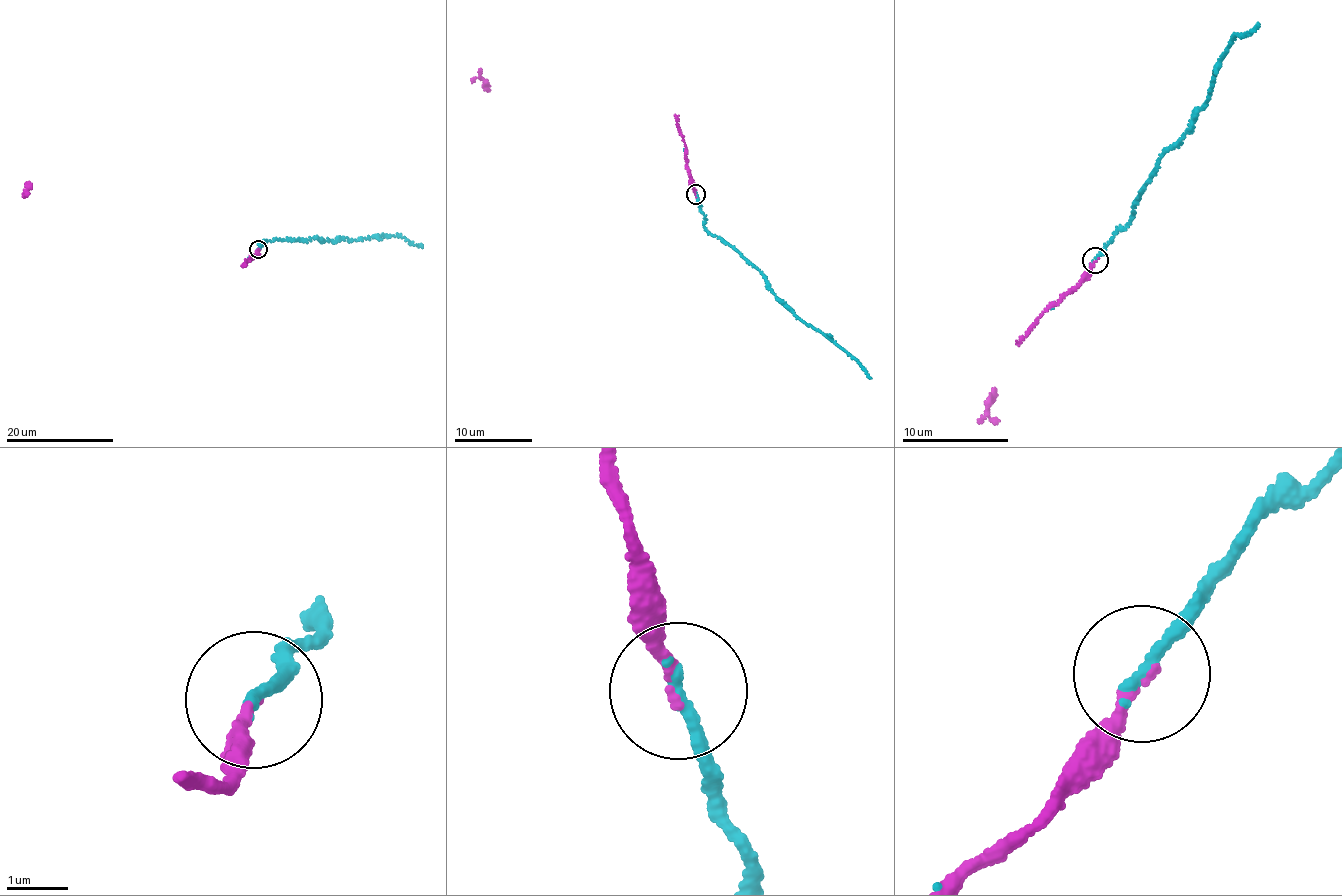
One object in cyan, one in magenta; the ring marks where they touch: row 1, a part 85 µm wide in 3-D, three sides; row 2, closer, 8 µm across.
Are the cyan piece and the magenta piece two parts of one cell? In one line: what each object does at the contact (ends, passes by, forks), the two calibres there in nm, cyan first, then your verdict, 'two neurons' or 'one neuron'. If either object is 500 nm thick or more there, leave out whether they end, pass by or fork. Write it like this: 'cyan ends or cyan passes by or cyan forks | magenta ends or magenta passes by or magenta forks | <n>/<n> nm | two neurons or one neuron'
cyan ends | magenta ends | 220/130 nm | one neuron

